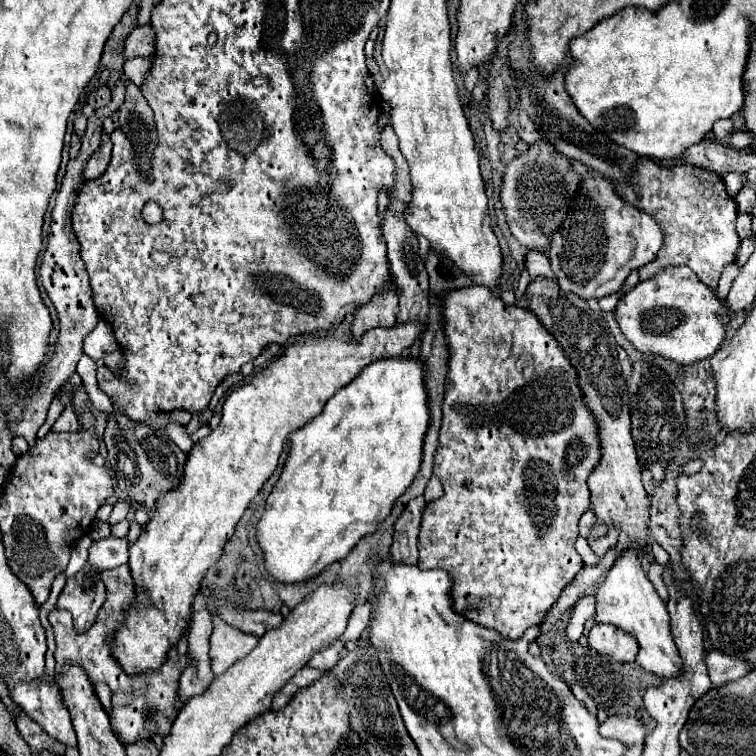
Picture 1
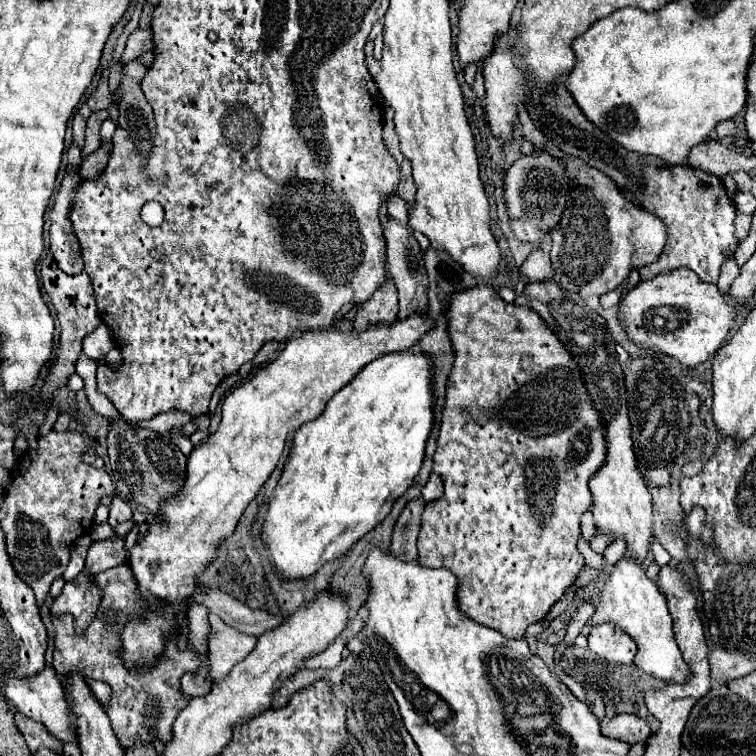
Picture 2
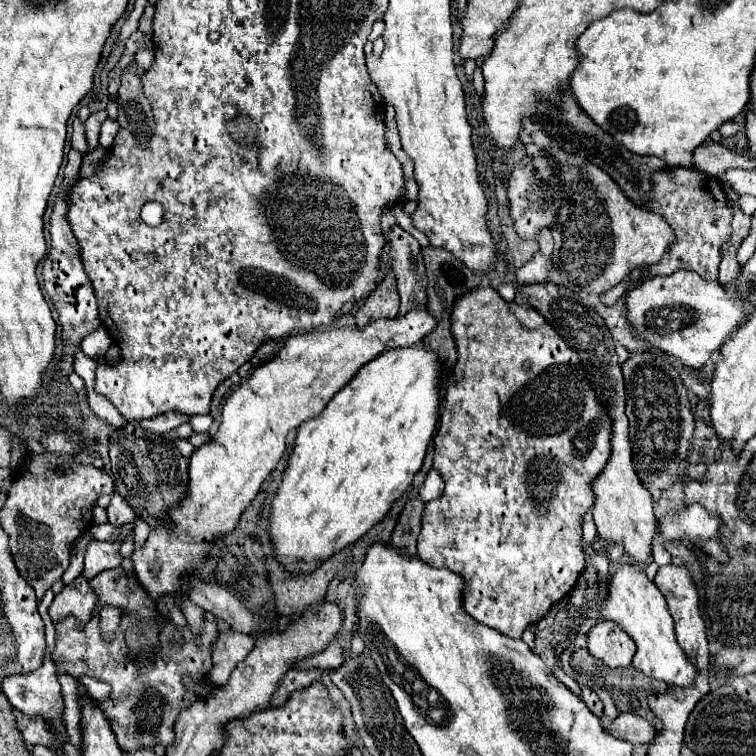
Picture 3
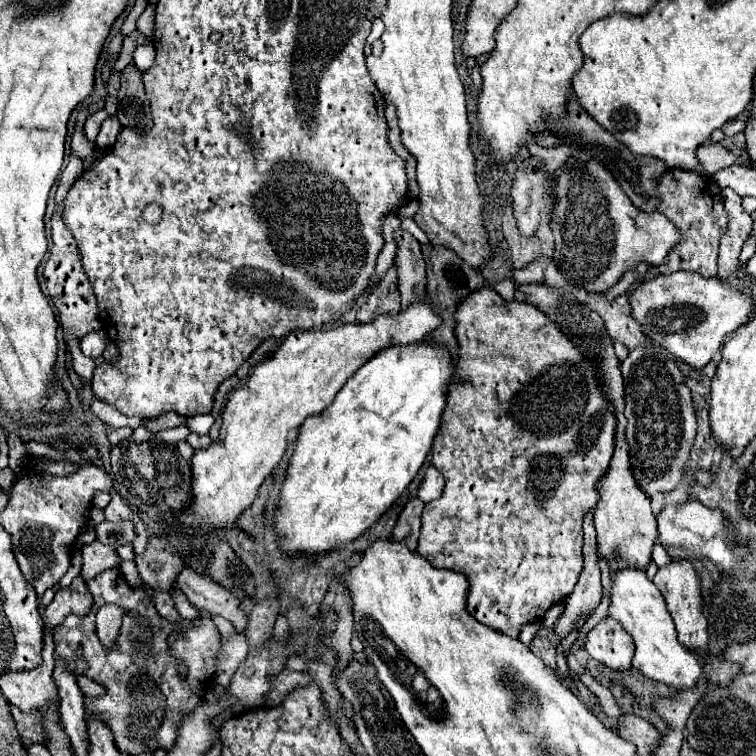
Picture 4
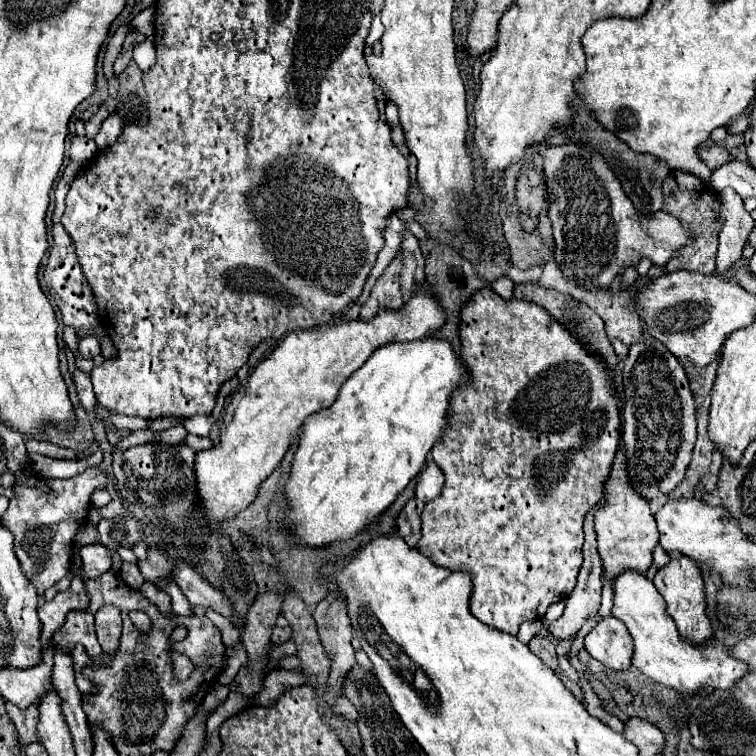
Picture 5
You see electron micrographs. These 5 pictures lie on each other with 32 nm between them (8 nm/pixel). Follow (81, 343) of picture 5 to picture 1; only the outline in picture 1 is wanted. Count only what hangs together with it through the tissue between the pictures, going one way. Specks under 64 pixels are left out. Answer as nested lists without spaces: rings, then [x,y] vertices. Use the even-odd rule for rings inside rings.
[[[100,320],[100,324],[84,338],[83,352],[94,361],[103,359],[112,351],[118,350],[120,346],[116,344],[114,332],[110,328],[110,324],[106,324],[104,320]]]

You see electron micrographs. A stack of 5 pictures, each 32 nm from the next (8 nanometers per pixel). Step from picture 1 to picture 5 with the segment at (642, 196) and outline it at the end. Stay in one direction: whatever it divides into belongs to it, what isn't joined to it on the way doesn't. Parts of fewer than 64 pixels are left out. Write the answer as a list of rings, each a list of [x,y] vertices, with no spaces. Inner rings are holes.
[[[672,170],[668,180],[664,182],[664,212],[676,216],[682,220],[686,226],[694,230],[694,240],[684,246],[676,256],[668,262],[668,270],[696,270],[700,274],[712,274],[716,270],[714,258],[716,258],[716,248],[718,248],[718,232],[722,228],[722,216],[720,216],[720,202],[718,202],[718,192],[710,186],[700,182],[692,174],[684,174],[680,170]]]

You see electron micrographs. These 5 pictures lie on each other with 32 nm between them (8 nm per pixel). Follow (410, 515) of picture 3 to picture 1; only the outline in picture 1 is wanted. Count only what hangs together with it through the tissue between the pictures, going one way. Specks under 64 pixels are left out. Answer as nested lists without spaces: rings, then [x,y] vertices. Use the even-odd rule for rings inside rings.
[[[414,498],[408,502],[406,510],[400,514],[400,518],[394,524],[394,542],[390,548],[394,562],[404,564],[416,564],[418,562],[418,532],[420,532],[420,518],[422,510],[426,508],[424,498]]]

